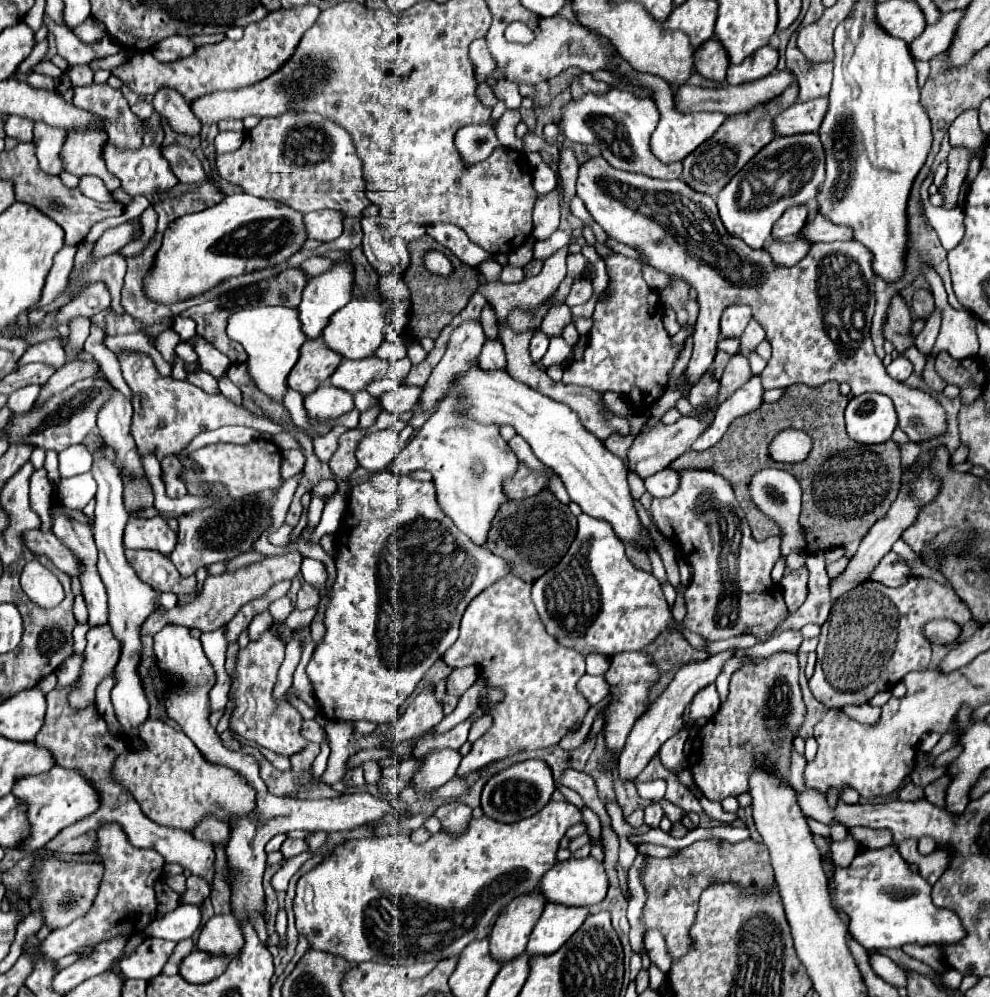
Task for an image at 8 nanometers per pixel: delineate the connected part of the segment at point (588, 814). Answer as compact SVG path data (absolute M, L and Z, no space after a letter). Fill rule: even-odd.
M582 808L582 814L584 814L584 820L586 820L590 832L592 832L594 836L598 836L598 834L600 834L600 818L598 818L590 808Z

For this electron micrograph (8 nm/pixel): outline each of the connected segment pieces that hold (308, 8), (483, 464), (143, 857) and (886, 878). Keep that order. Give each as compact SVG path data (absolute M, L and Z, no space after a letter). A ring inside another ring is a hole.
M306 4L296 10L276 10L270 12L260 22L252 22L244 28L244 38L238 42L222 40L218 44L200 46L190 60L176 60L174 64L162 64L158 62L150 52L136 52L132 60L112 70L116 78L122 80L124 86L128 86L132 92L140 96L156 94L160 88L174 88L178 90L184 100L196 100L198 96L218 92L218 90L238 90L252 86L276 70L280 70L296 52L300 38L304 32L316 22L320 10L312 4Z
M450 392L410 440L410 444L396 456L394 468L400 474L428 470L432 474L438 504L442 506L444 514L450 516L454 526L470 540L486 546L490 520L494 520L494 512L498 512L500 504L508 500L502 496L502 480L514 474L514 468L518 468L518 458L510 450L508 442L500 436L496 424L480 424L476 420L458 416L458 402L462 400L462 392Z
M104 824L104 828L98 830L96 854L102 856L106 868L104 880L100 884L100 892L94 898L92 908L82 918L76 918L66 928L52 932L40 944L40 954L44 960L60 960L62 956L68 956L78 950L84 950L82 956L88 956L94 950L94 944L108 940L110 936L118 936L118 934L126 936L140 932L156 918L156 894L152 884L162 874L164 858L154 850L142 850L130 846L118 824Z
M894 844L878 850L860 850L848 868L840 868L834 862L832 866L834 874L828 880L832 906L848 916L848 932L864 948L900 948L910 942L954 944L964 936L958 916L932 904L932 886L910 870Z

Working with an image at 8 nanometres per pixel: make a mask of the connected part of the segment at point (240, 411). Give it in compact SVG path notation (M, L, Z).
M124 354L120 356L120 366L126 384L132 390L132 426L130 434L136 442L136 450L140 456L154 454L158 460L178 454L182 448L188 446L188 442L204 432L204 430L216 430L220 426L250 426L258 432L268 432L272 436L280 434L282 428L278 424L272 424L270 420L264 420L252 412L248 412L244 406L234 404L224 394L210 396L202 388L190 384L190 382L178 382L174 378L162 376L154 362L144 354Z

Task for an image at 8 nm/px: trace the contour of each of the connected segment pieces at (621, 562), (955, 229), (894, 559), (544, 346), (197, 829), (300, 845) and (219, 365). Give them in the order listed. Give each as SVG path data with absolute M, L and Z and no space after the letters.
M586 514L578 516L578 534L566 556L550 572L546 572L546 576L540 576L532 584L532 602L536 604L538 616L544 622L548 634L554 636L560 644L574 648L582 654L594 652L614 656L618 652L642 650L666 630L678 630L696 650L706 650L708 644L708 640L700 634L692 634L682 624L674 622L658 580L648 572L636 570L628 562L624 554L624 544L614 536L612 528L606 522L594 520Z
M928 198L924 200L924 212L926 218L930 222L930 226L936 230L944 250L952 250L960 244L962 236L964 236L964 212L962 208L936 208L928 202Z
M888 552L888 554L874 566L874 570L868 574L866 582L880 582L880 584L884 584L884 586L896 588L896 586L906 584L910 576L912 576L910 564L908 564L902 556L898 556L896 552Z
M538 330L538 332L534 334L534 340L530 342L530 354L532 354L532 360L534 360L536 364L540 364L542 356L546 354L546 350L548 350L548 336L546 336L542 330Z
M208 814L204 816L194 828L192 828L192 836L196 840L202 840L202 842L210 842L214 848L216 846L226 846L228 840L230 840L230 830L228 830L228 824L224 824L222 820L218 820L216 816Z
M288 838L282 846L280 846L280 852L285 859L296 856L304 850L308 850L308 844L304 840L294 840L294 838Z
M194 336L194 338L190 340L190 344L192 344L194 350L198 352L198 364L200 364L200 368L202 368L204 372L212 374L216 380L220 380L220 378L228 372L230 360L228 360L222 352L218 352L212 344L208 344L206 340L202 340L200 336Z

